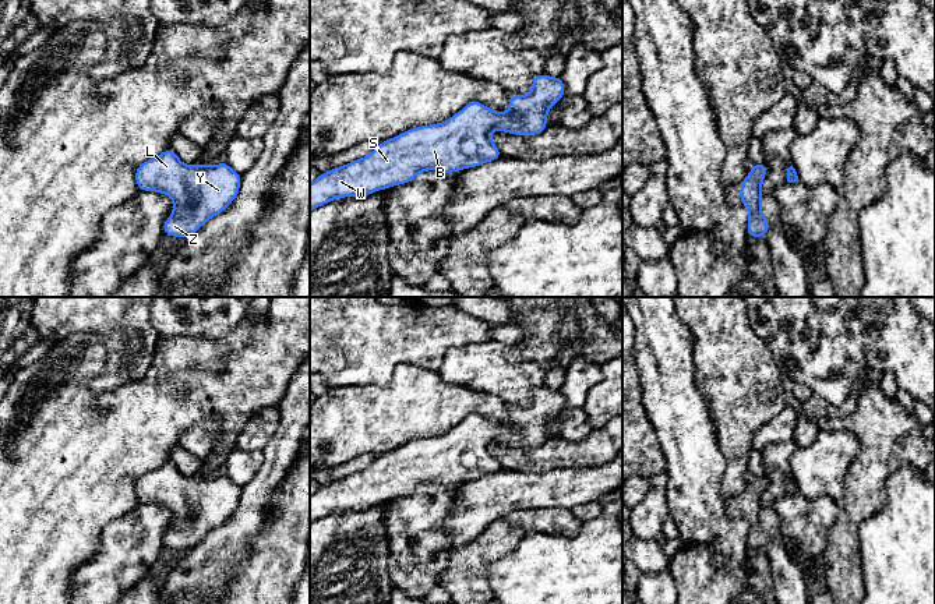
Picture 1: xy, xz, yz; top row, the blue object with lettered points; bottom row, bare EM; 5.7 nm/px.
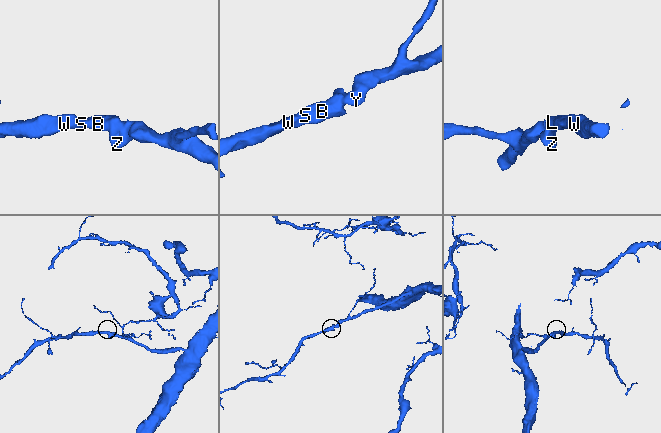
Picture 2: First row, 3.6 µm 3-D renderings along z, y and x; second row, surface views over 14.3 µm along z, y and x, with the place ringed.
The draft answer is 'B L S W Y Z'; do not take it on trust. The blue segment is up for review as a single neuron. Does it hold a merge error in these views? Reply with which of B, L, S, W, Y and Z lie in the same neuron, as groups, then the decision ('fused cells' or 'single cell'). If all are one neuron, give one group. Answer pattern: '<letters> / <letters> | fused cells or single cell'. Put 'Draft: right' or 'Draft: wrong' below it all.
B L S W Y Z | single cell
Draft: right

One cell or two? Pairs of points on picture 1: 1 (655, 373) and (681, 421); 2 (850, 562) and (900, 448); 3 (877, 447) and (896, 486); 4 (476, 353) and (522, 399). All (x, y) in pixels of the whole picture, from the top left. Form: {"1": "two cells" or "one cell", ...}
{"1": "one cell", "2": "one cell", "3": "two cells", "4": "one cell"}

